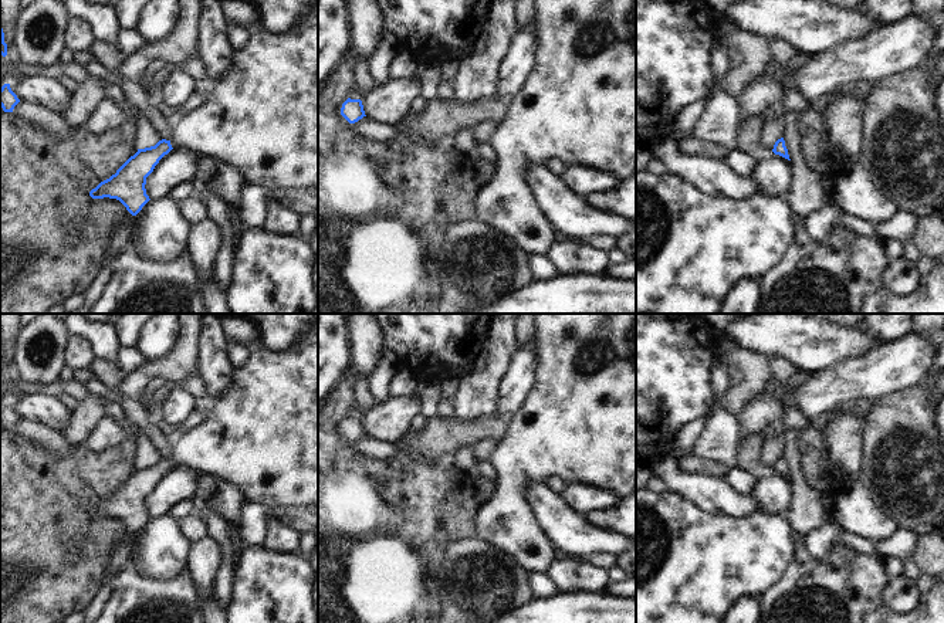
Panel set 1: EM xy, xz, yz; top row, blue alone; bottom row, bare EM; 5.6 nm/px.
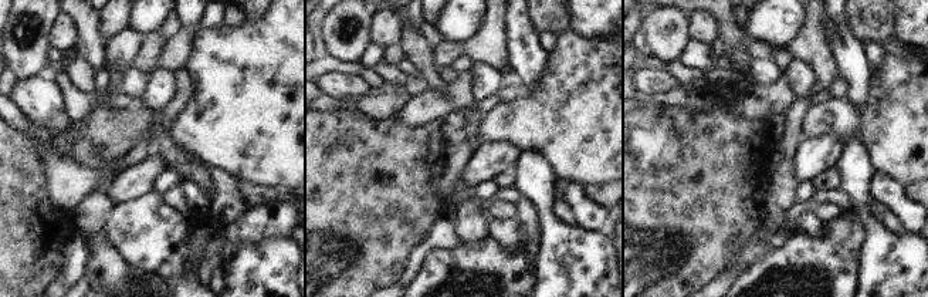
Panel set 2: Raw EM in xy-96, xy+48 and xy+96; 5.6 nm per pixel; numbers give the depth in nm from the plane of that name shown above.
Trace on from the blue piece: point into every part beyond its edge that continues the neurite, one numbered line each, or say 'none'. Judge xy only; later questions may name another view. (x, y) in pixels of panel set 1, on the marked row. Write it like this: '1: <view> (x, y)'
1: xy (261, 115)

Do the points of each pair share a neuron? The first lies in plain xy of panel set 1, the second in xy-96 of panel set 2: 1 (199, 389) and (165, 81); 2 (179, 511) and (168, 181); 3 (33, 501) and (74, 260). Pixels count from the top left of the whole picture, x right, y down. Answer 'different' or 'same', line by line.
1: different
2: same
3: different

